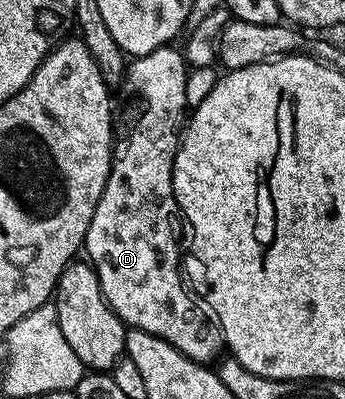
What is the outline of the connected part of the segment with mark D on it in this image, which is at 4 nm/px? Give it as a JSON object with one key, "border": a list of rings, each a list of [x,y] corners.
{"border":[[[174,46],[157,48],[129,61],[125,69],[124,88],[131,92],[130,112],[134,115],[134,121],[130,124],[130,133],[126,136],[122,153],[113,157],[104,194],[100,194],[96,214],[92,214],[92,222],[88,226],[84,252],[90,255],[87,256],[89,263],[94,265],[108,306],[121,318],[123,324],[148,334],[156,334],[156,338],[164,338],[164,342],[176,346],[180,354],[192,358],[198,364],[210,366],[224,352],[222,328],[188,291],[180,267],[180,252],[178,256],[180,213],[174,197],[174,159],[188,120],[184,98],[187,71],[185,55],[179,49],[177,52]]]}

